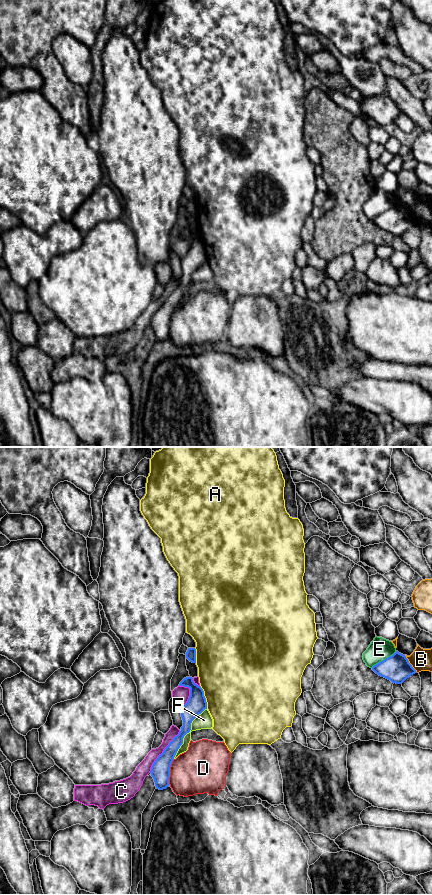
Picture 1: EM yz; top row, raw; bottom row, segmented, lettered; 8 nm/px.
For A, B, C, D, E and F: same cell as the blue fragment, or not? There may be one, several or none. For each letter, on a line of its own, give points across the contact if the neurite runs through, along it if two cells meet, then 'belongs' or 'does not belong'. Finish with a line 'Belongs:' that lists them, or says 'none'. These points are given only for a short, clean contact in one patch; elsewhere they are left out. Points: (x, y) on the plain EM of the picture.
A: does not belong
B: does not belong
C: does not belong
D: does not belong
E: does not belong
F: does not belong
Belongs: none

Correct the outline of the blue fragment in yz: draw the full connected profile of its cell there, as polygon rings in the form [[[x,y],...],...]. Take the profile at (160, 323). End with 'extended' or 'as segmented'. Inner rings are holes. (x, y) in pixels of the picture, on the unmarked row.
[[[192,229],[184,230],[179,238],[188,239],[190,241],[190,248],[187,255],[181,258],[181,269],[183,272],[181,283],[173,290],[151,319],[151,328],[154,331],[156,340],[159,342],[166,341],[170,337],[170,319],[178,301],[183,296],[183,290],[190,284],[192,273],[207,261],[204,243],[194,235]]] | as segmented

